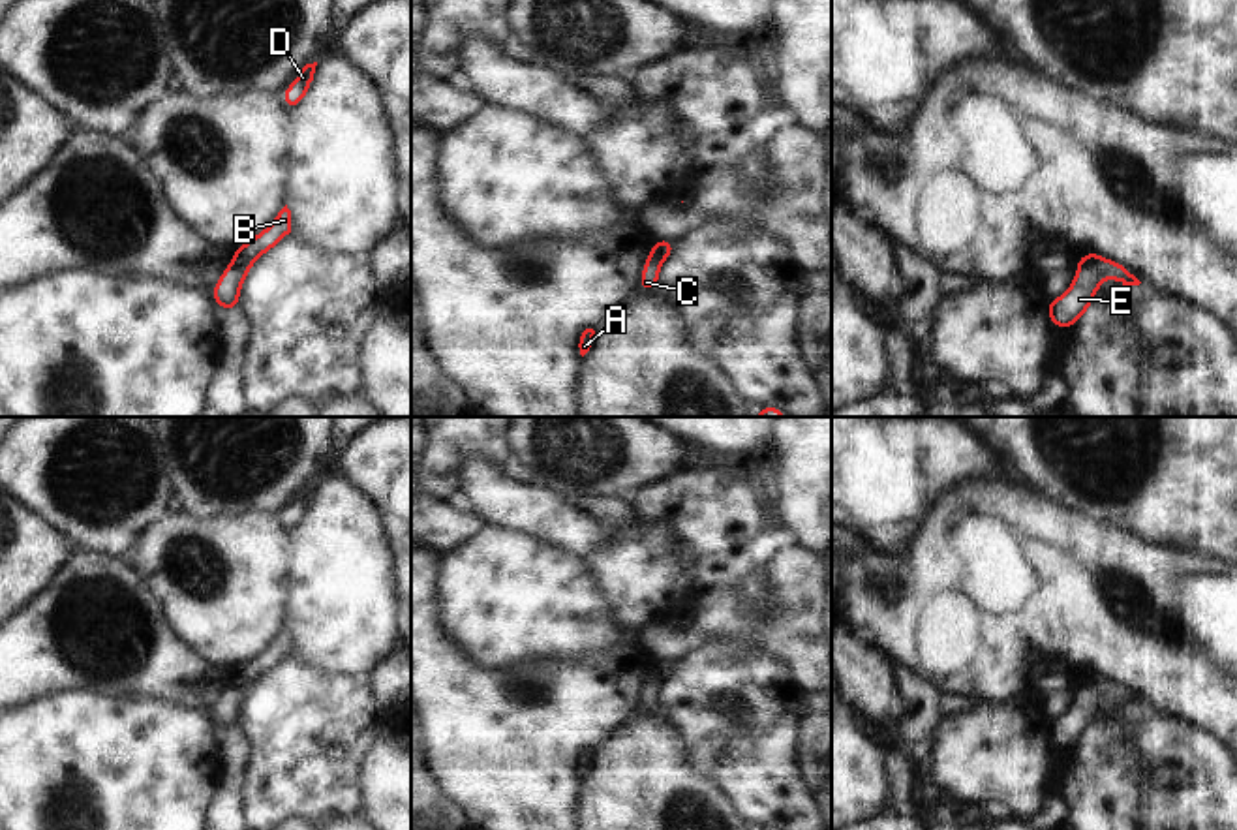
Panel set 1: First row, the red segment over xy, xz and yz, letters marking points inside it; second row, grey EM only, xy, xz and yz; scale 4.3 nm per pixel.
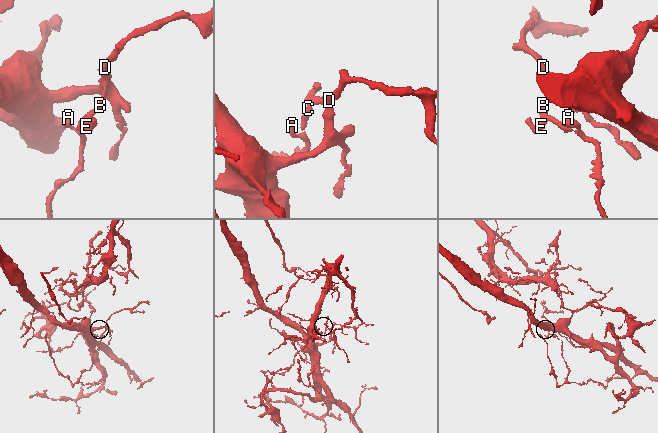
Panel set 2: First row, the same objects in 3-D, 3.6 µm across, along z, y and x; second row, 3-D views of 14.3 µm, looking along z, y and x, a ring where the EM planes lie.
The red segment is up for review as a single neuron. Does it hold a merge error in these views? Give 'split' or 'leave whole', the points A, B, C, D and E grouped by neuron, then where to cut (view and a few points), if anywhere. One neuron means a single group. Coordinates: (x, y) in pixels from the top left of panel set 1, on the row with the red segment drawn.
split; groups A C E / B D; cut yz (1104, 260), (1080, 267)

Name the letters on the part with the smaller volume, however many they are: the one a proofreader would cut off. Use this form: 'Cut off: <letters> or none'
Cut off: A, C, E

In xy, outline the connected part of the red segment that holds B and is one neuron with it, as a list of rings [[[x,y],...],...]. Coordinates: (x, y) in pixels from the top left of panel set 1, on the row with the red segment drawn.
[[[287,205],[276,214],[270,225],[238,246],[231,257],[231,265],[237,265],[242,278],[248,278],[250,267],[276,244],[280,244],[291,233],[291,210]]]

